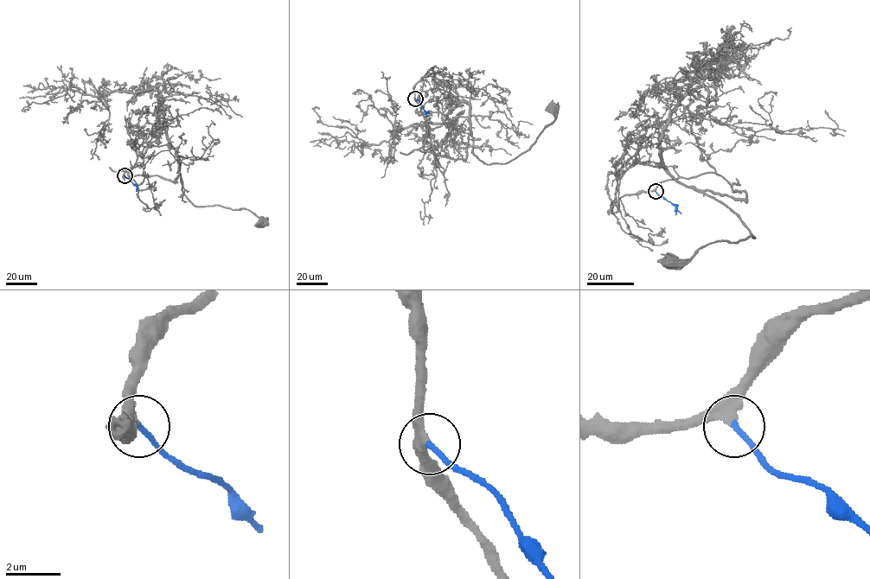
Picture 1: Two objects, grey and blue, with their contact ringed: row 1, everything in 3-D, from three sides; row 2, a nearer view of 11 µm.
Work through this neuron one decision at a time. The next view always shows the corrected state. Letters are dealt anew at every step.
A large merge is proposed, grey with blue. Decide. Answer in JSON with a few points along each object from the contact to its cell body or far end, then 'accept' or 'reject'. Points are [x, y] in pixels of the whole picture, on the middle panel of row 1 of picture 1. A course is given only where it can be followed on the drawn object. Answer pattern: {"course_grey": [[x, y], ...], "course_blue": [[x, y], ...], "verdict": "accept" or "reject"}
{"course_grey": [[415, 98], [427, 127], [419, 149], [465, 159], [470, 130], [487, 164], [523, 153], [553, 108]], "course_blue": [[415, 98], [426, 116]], "verdict": "accept"}

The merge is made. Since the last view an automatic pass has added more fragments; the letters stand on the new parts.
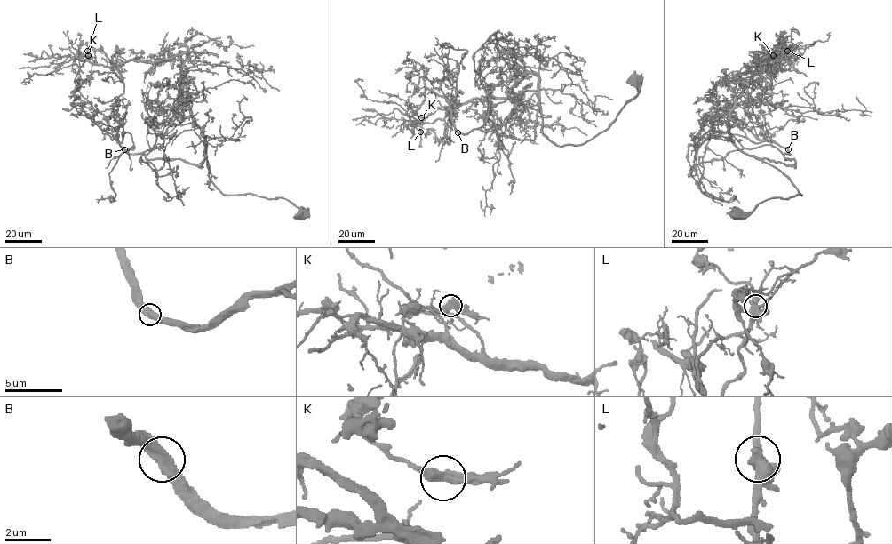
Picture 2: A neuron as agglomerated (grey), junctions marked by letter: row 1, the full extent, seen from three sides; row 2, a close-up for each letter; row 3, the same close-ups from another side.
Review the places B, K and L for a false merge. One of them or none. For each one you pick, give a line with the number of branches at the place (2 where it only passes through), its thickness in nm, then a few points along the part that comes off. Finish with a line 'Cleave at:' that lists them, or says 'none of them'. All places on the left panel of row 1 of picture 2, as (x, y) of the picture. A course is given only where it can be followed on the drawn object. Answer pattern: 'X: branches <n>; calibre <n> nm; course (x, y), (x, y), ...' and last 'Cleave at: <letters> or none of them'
Cleave at: none of them

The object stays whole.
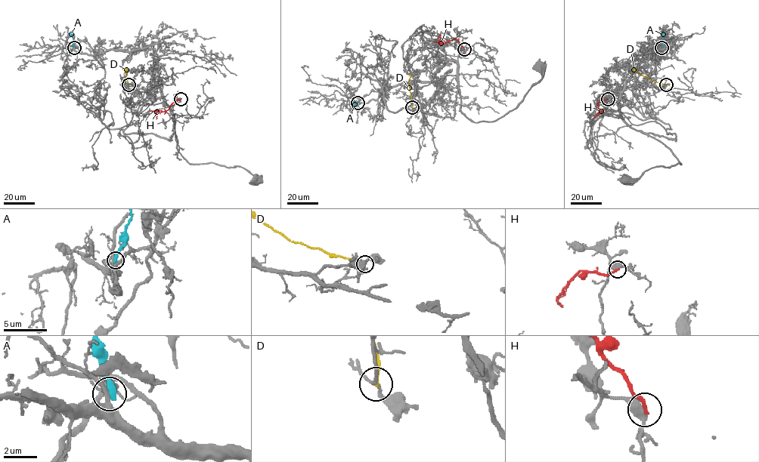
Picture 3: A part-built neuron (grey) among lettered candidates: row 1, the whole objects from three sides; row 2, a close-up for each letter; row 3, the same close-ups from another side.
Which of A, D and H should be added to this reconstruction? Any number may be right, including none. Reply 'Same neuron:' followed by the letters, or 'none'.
Same neuron: none

